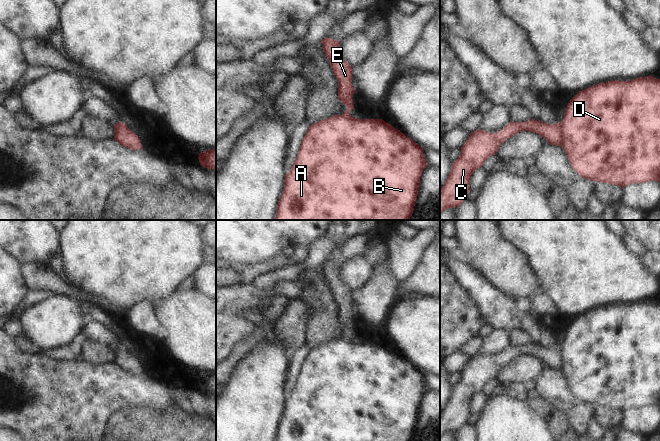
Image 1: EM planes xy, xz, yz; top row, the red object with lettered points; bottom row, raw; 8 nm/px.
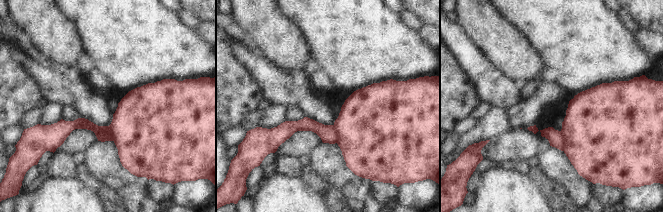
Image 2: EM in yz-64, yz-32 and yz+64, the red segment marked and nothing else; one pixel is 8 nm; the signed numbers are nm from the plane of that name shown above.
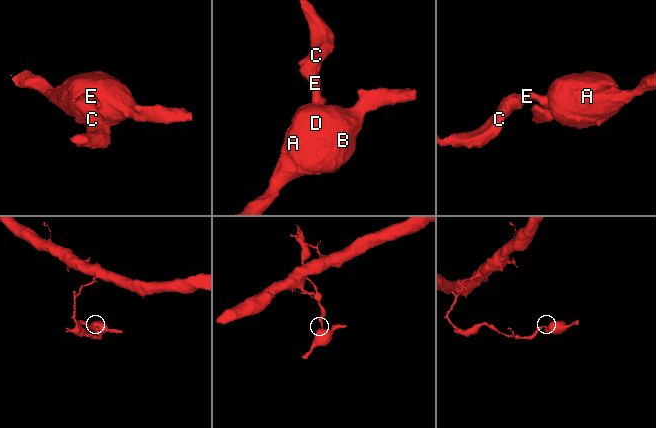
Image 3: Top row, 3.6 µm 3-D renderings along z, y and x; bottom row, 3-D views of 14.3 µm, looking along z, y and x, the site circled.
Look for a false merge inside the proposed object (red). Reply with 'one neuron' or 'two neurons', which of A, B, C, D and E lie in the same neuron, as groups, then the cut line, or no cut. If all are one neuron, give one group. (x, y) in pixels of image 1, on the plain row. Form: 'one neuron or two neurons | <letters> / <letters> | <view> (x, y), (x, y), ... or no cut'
two neurons | A B D / C E | yz (558, 347), (561, 353), (562, 369)

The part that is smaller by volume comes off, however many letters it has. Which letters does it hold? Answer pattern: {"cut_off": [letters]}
{"cut_off": ["A", "B", "D"]}

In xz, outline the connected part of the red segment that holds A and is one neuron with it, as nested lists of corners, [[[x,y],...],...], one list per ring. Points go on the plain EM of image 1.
[[[339,338],[312,348],[300,370],[296,384],[284,404],[284,413],[278,425],[276,441],[411,441],[416,427],[420,402],[427,386],[423,372],[400,354],[382,343],[357,343]]]

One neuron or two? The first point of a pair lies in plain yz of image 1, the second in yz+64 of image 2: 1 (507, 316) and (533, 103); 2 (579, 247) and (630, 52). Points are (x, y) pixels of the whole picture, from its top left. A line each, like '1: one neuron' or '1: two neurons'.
1: two neurons
2: one neuron

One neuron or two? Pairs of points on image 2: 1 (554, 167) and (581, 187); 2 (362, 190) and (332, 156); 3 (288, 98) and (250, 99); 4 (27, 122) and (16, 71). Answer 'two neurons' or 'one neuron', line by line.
1: one neuron
2: one neuron
3: two neurons
4: two neurons

